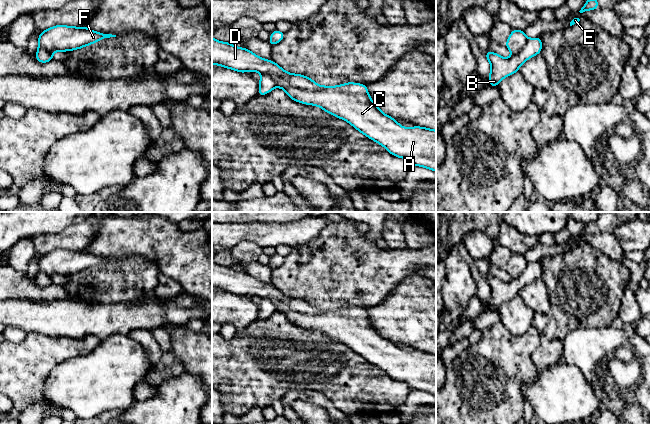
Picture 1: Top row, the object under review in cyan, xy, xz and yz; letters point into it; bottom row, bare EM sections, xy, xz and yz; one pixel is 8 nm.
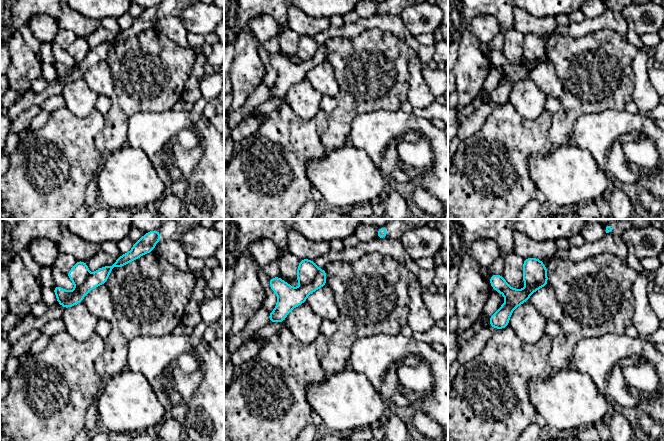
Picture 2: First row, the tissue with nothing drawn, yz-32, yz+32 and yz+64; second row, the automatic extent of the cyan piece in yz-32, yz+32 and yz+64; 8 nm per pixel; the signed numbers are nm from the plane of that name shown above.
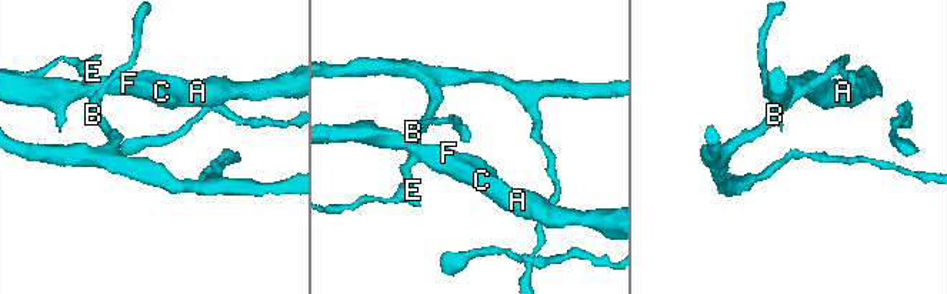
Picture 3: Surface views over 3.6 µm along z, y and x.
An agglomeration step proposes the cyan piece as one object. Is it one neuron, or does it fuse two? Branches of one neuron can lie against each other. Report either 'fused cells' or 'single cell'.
fused cells

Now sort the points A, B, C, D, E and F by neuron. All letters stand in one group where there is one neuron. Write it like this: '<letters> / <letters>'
A C D F / B E

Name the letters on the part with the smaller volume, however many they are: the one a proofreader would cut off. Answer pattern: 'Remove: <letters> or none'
Remove: B, E

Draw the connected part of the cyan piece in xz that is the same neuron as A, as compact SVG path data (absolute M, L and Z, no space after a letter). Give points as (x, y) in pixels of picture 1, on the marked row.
M212 37L212 64L220 65L228 69L236 70L238 72L252 72L256 71L262 75L270 76L275 82L277 87L282 88L286 94L296 102L300 102L307 105L319 106L327 113L332 114L335 117L345 120L350 123L354 128L360 131L362 134L372 139L373 141L384 146L388 152L396 157L404 158L409 162L409 165L421 166L428 168L436 172L436 130L431 130L426 127L414 126L412 128L405 128L397 123L397 120L385 115L372 101L368 94L366 85L360 83L346 82L337 86L321 86L313 81L312 78L308 78L300 74L292 74L283 70L272 60L263 59L246 48L235 47L232 43L220 42Z

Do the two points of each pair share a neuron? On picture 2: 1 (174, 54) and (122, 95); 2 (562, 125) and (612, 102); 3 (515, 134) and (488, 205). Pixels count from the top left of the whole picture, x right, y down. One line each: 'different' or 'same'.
1: same
2: same
3: same

